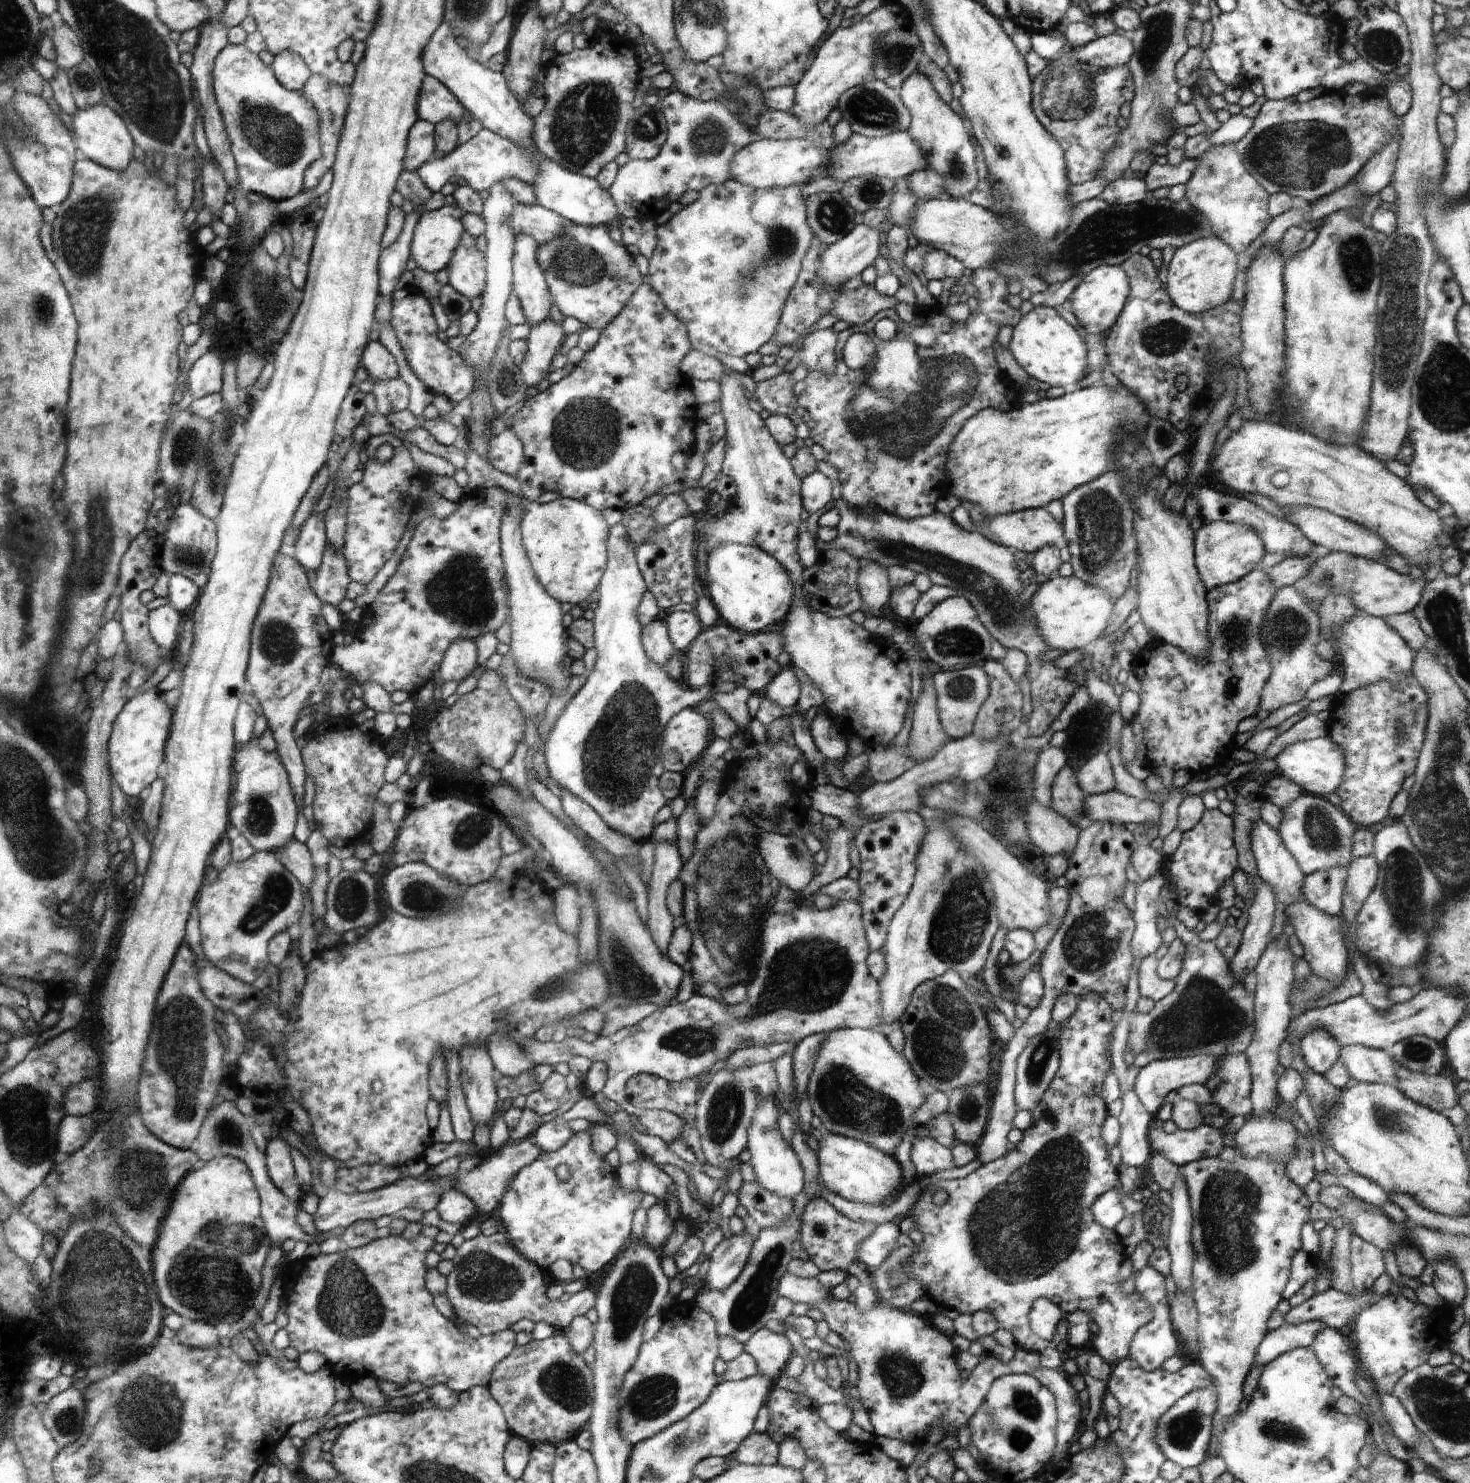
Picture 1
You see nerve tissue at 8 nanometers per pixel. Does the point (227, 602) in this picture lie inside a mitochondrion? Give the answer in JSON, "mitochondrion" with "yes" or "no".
{"mitochondrion":"no"}

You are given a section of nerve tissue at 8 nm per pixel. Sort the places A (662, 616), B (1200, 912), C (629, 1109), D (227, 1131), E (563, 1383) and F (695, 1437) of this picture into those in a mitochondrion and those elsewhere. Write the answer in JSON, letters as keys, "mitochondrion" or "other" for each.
{"A":"other","B":"other","C":"other","D":"mitochondrion","E":"mitochondrion","F":"mitochondrion"}

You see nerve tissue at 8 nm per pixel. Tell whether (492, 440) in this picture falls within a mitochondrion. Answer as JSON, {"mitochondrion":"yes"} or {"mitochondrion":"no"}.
{"mitochondrion":"no"}

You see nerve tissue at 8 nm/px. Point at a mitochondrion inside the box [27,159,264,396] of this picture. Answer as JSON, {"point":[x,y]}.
{"point":[85,228]}

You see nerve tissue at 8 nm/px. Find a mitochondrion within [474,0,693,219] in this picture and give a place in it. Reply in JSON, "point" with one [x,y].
{"point":[585,120]}

